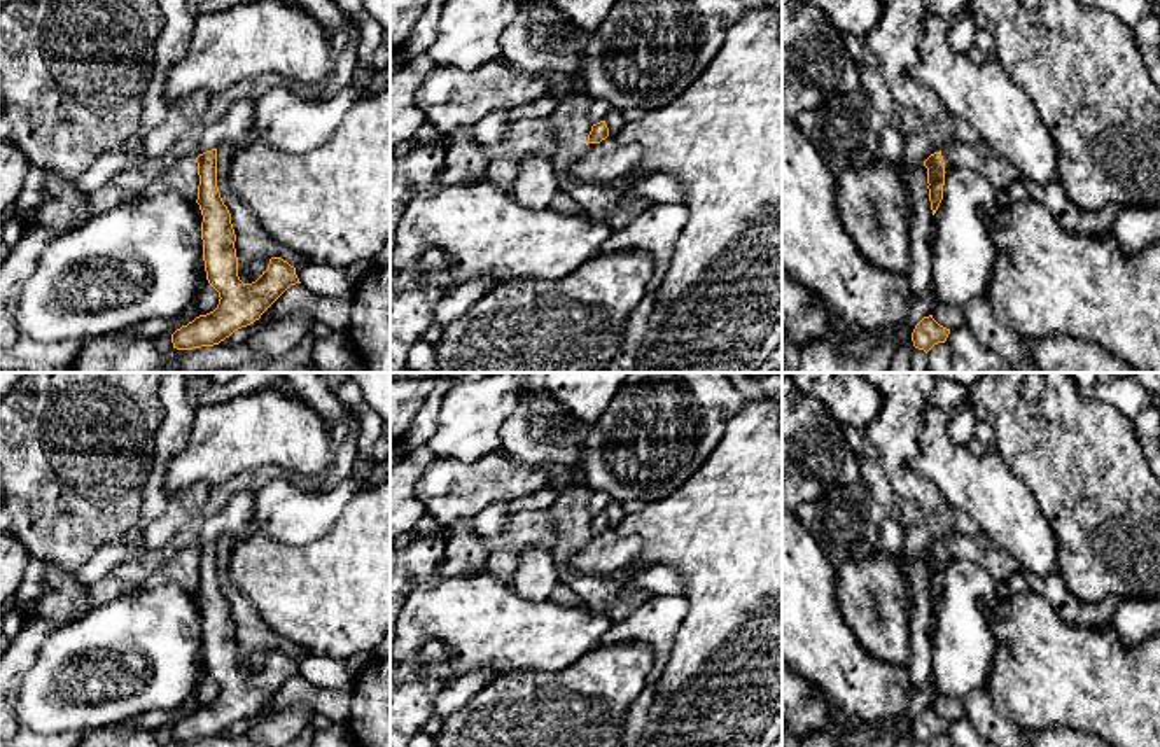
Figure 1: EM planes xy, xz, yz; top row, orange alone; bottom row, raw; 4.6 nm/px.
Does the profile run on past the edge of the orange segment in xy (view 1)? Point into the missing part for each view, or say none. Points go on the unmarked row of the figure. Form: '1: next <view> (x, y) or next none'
1: next none

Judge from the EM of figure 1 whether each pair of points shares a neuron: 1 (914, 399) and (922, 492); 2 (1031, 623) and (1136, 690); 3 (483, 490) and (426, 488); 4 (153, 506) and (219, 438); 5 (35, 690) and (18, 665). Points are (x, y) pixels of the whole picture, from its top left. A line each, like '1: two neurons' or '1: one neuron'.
1: one neuron
2: one neuron
3: one neuron
4: two neurons
5: two neurons

